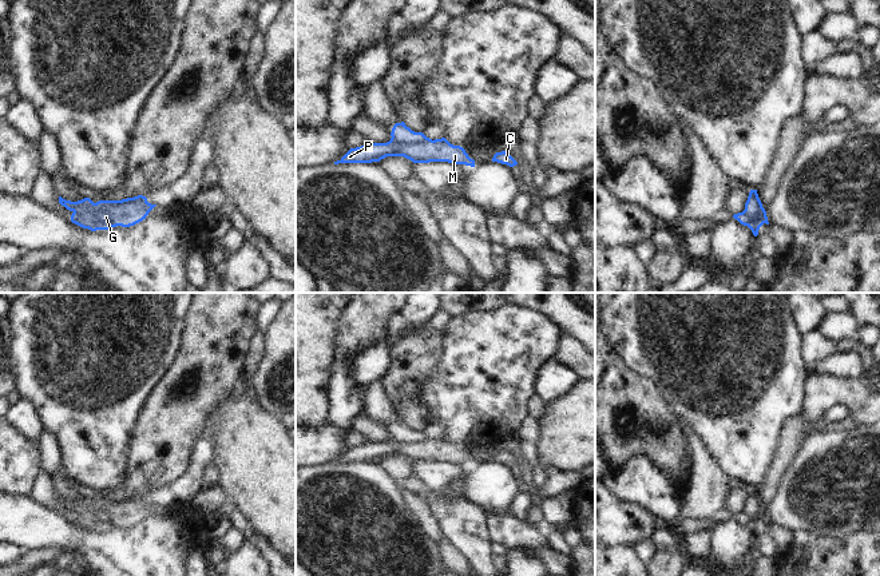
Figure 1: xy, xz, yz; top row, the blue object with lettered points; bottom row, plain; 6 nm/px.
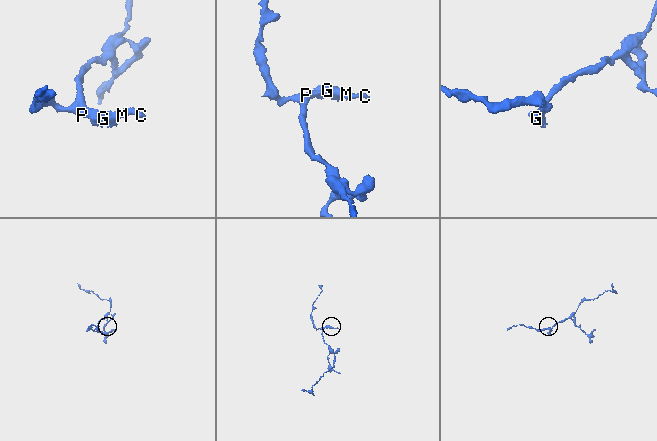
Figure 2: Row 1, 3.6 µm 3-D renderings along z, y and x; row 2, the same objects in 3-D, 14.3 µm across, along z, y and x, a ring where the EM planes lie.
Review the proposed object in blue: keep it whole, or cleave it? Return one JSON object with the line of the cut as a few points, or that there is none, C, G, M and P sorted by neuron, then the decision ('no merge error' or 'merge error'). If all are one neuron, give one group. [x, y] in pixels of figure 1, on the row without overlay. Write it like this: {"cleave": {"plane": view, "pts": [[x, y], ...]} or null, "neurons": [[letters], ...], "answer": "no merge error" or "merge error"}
{"cleave": null, "neurons": [["C", "G", "M", "P"]], "answer": "no merge error"}

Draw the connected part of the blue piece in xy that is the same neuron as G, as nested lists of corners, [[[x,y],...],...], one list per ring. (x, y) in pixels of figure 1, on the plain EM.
[[[143,494],[122,500],[99,500],[96,502],[90,497],[71,501],[59,496],[59,502],[72,512],[72,523],[91,531],[134,525],[146,519],[156,505],[148,502]]]

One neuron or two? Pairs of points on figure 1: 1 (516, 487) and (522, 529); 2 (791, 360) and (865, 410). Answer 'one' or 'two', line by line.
1: two
2: two

